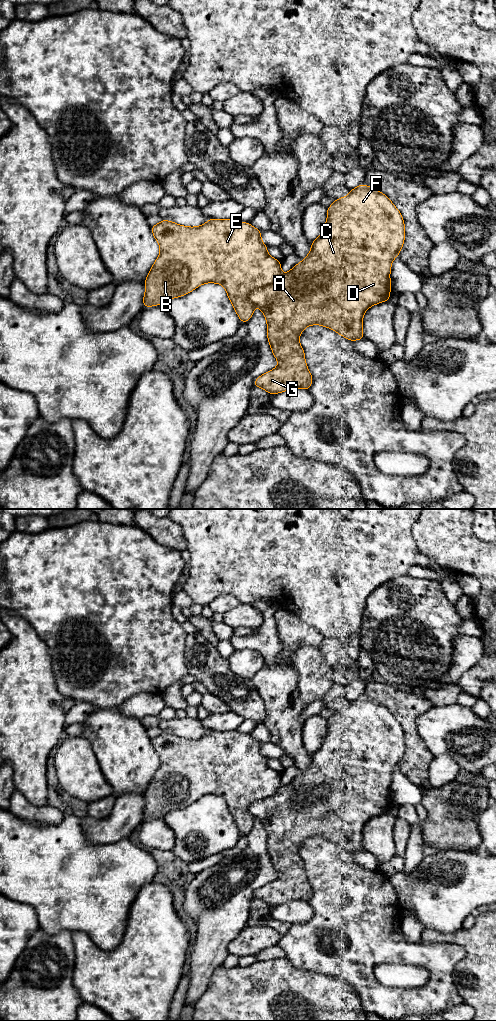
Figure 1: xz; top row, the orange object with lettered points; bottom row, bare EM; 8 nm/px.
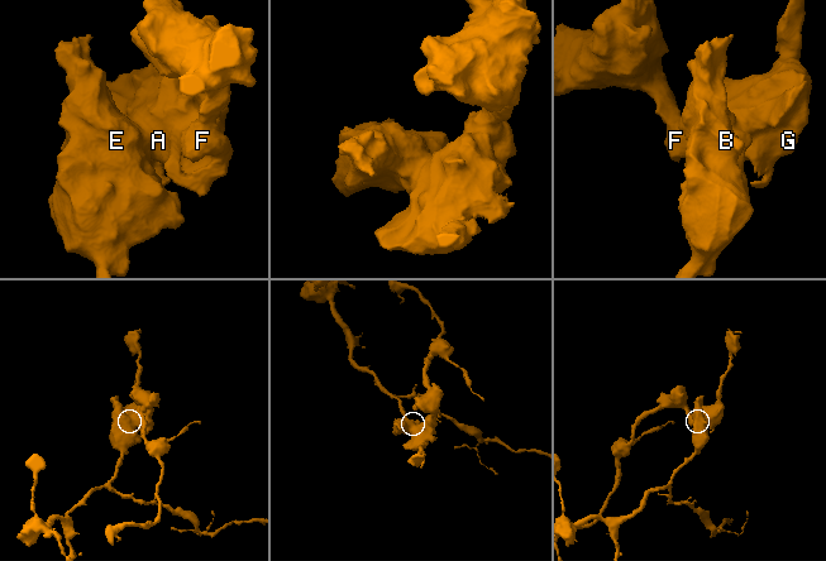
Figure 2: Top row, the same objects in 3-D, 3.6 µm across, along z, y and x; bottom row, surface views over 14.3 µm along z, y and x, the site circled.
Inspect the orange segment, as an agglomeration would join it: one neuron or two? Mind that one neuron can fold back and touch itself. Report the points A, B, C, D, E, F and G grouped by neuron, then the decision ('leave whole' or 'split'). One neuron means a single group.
A C D F G / B E | split

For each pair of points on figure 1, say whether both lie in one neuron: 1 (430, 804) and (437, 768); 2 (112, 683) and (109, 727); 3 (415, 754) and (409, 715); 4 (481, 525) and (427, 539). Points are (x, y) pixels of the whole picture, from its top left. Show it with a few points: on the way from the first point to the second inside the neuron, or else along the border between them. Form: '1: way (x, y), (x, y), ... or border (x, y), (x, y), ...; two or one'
1: border (454, 778), (445, 784), (430, 788); two
2: border (95, 706), (116, 707); two
3: way (414, 744), (409, 731), (409, 725); one
4: border (473, 519), (473, 532), (485, 541); two

